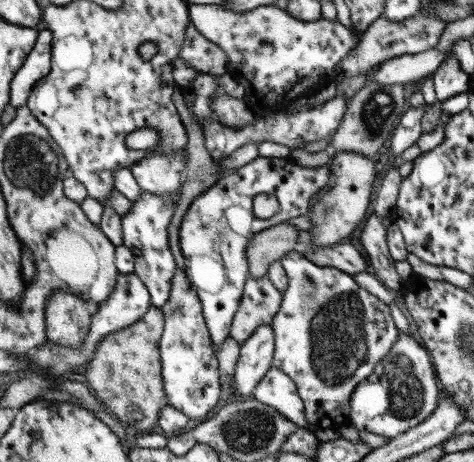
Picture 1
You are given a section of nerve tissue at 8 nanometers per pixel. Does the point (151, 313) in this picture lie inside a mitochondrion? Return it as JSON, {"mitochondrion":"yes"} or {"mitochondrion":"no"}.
{"mitochondrion":"no"}

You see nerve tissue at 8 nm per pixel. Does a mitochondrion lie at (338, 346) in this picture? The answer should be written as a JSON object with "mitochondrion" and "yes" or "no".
{"mitochondrion":"yes"}

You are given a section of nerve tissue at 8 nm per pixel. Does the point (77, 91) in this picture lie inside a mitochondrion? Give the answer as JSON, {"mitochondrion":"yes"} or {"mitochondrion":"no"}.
{"mitochondrion":"yes"}

